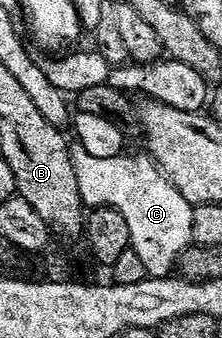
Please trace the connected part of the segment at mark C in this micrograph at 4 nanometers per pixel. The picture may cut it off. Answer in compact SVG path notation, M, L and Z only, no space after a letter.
M77 146L74 158L78 189L85 208L113 207L126 217L126 225L130 225L130 249L146 265L148 278L166 279L177 270L181 253L192 243L194 207L157 167L155 159L144 155L125 153L103 159L90 157L86 149Z

